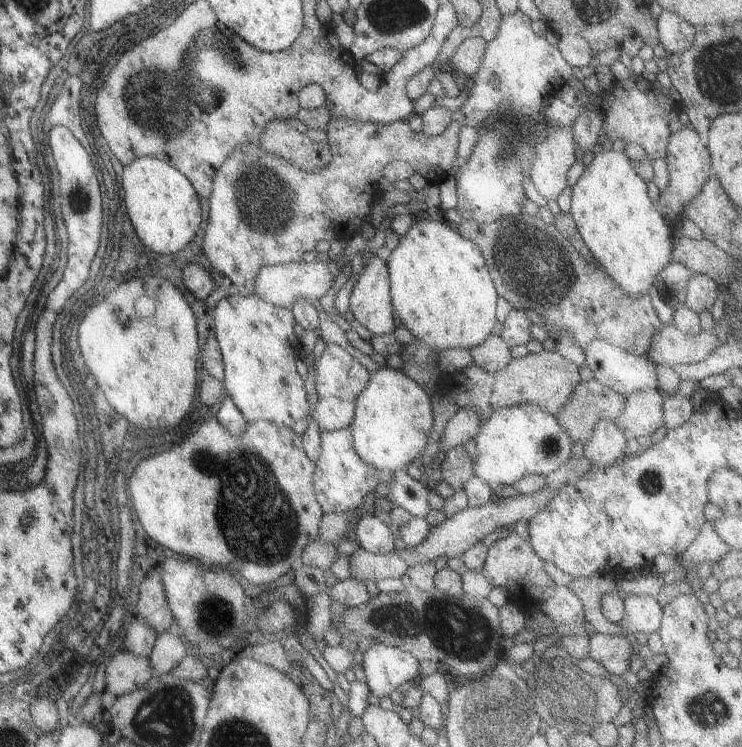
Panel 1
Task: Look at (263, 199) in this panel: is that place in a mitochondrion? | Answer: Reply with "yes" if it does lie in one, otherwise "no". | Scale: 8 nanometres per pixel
yes

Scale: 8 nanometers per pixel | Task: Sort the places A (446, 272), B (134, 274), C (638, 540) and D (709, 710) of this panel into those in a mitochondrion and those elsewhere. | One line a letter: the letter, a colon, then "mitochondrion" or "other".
A: other
B: other
C: other
D: mitochondrion

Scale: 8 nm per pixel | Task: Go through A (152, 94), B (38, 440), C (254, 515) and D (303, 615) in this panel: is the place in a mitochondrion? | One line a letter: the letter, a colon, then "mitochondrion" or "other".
A: mitochondrion
B: other
C: mitochondrion
D: other

